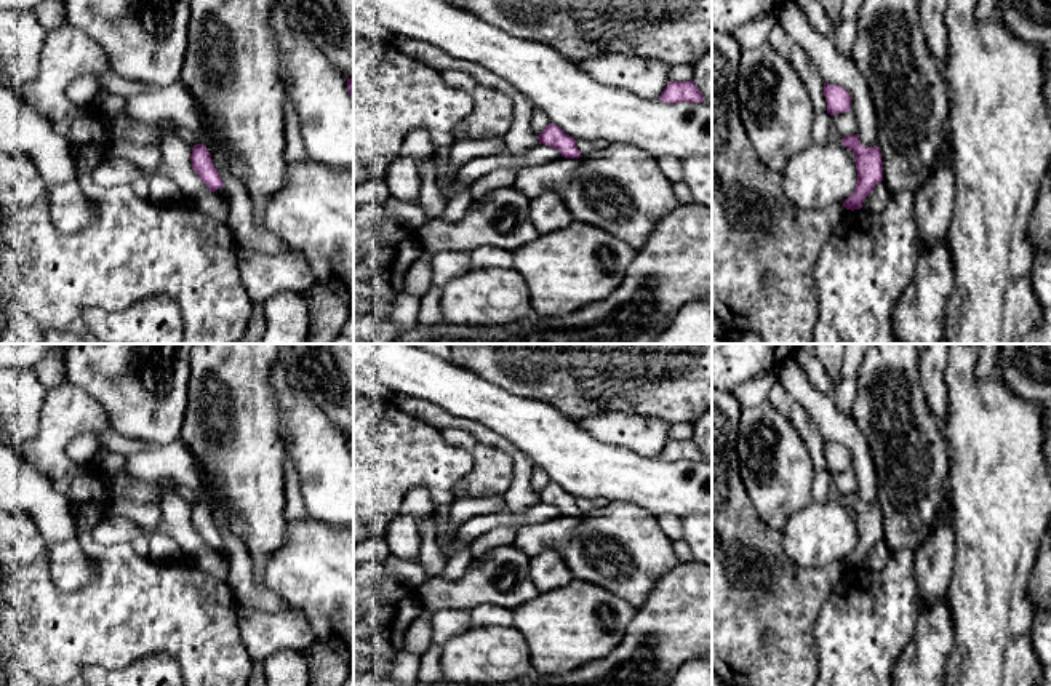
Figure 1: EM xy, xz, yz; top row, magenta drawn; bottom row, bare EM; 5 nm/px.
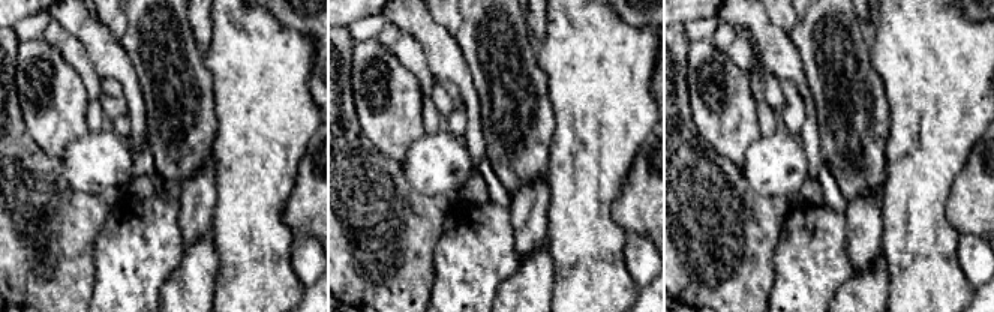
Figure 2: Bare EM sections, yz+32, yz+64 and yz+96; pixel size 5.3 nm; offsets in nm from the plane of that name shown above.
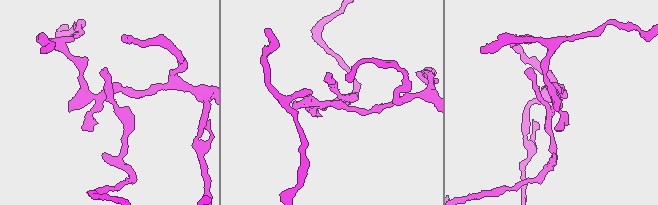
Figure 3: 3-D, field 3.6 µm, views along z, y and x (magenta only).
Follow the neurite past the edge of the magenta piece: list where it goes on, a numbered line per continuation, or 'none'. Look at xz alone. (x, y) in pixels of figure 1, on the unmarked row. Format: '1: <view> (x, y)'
1: xz (683, 430)

